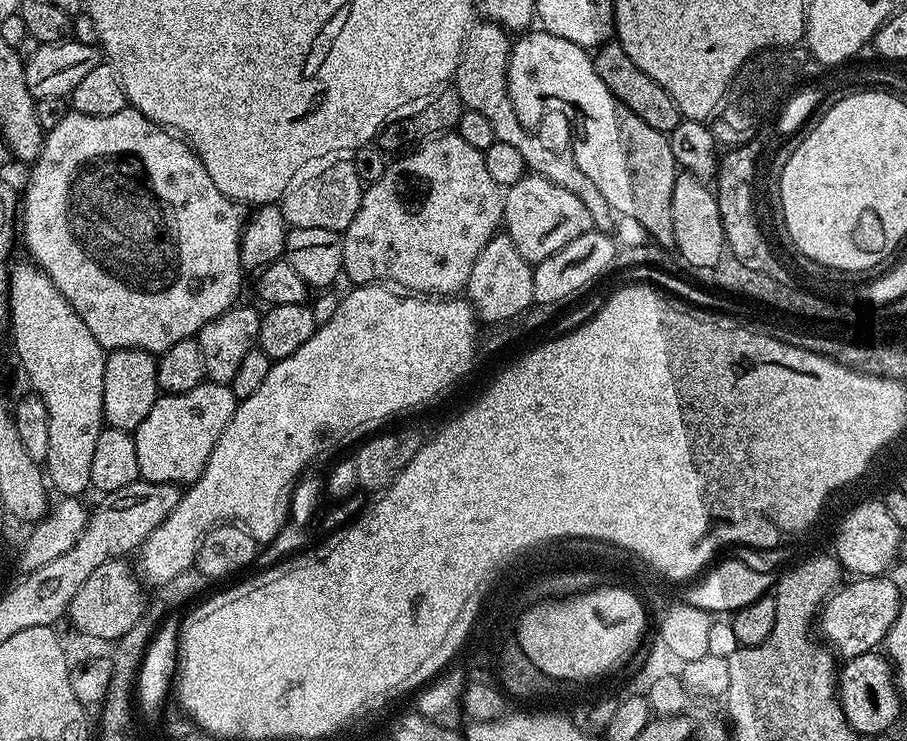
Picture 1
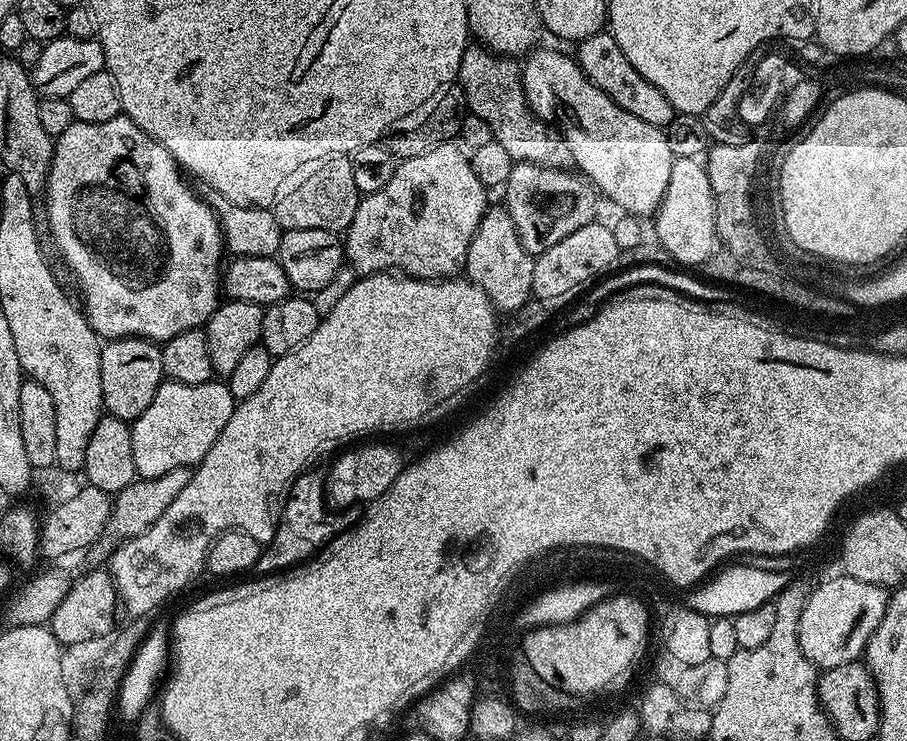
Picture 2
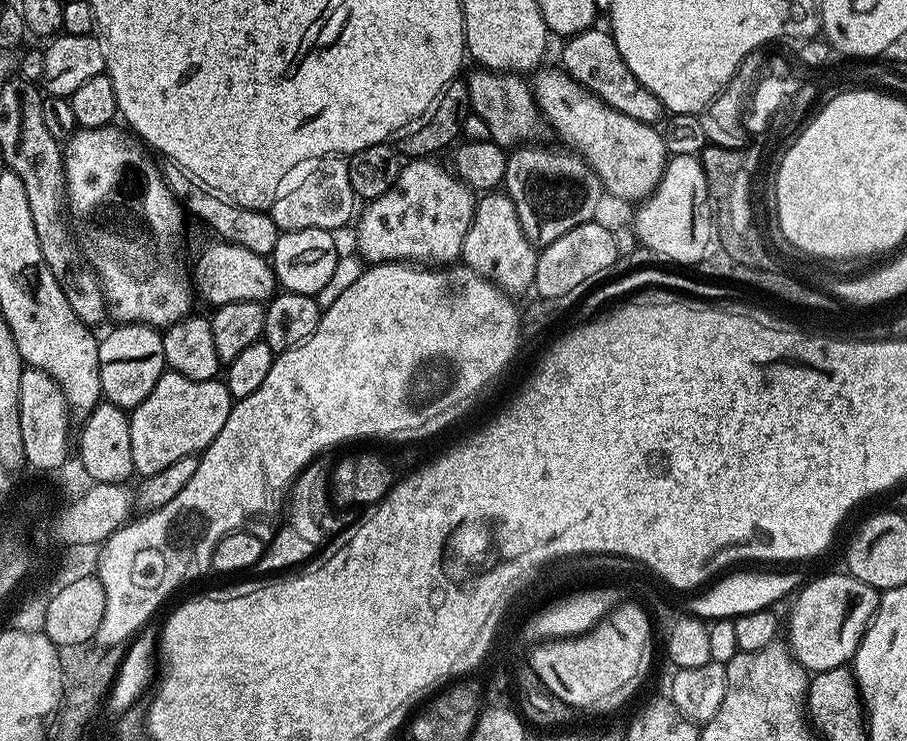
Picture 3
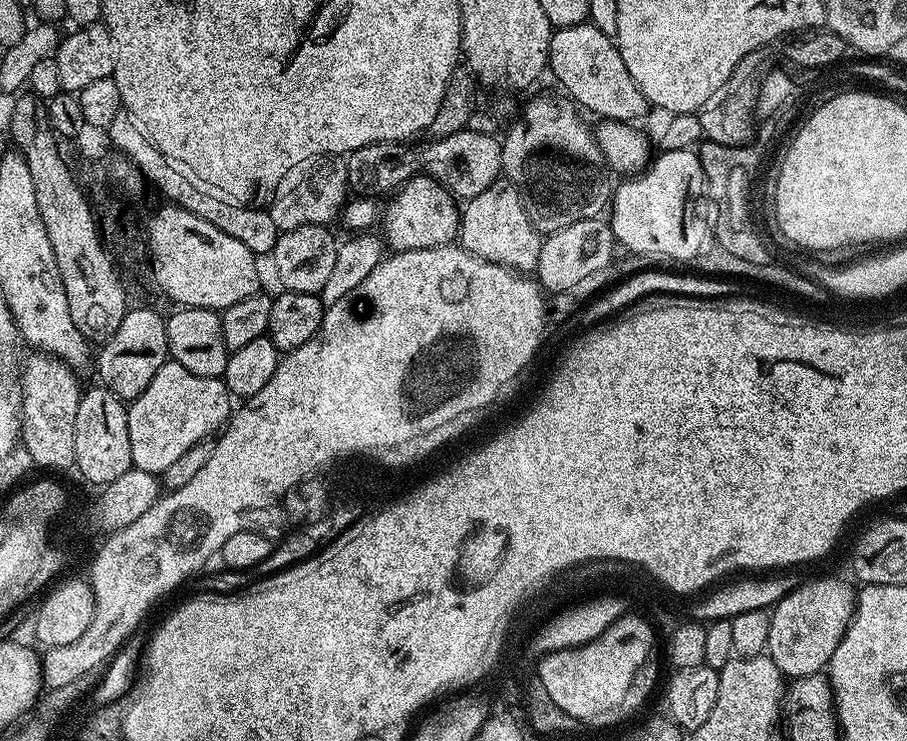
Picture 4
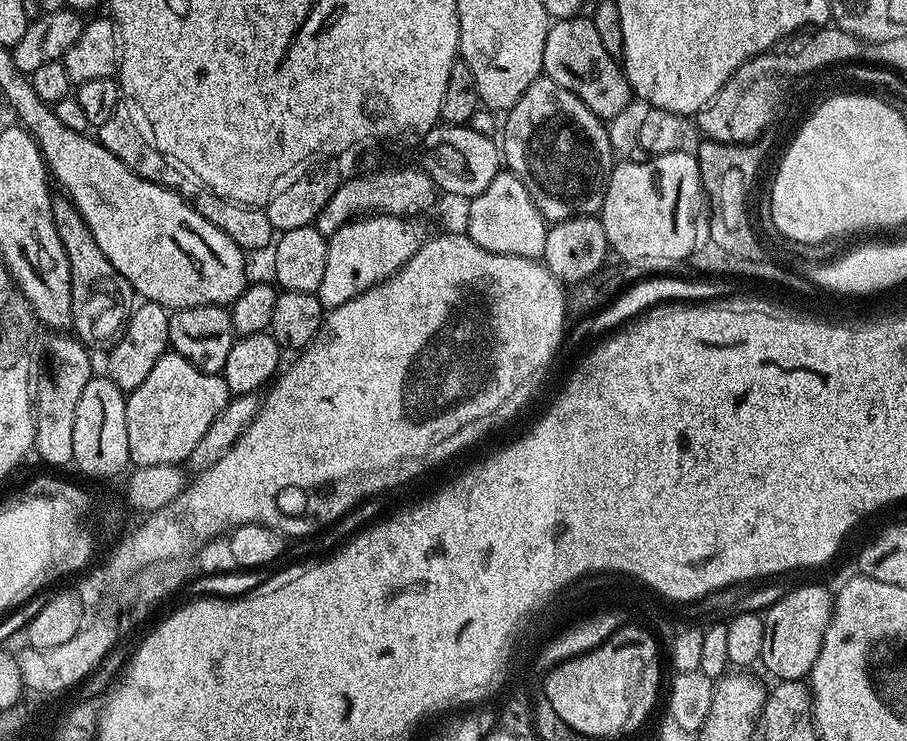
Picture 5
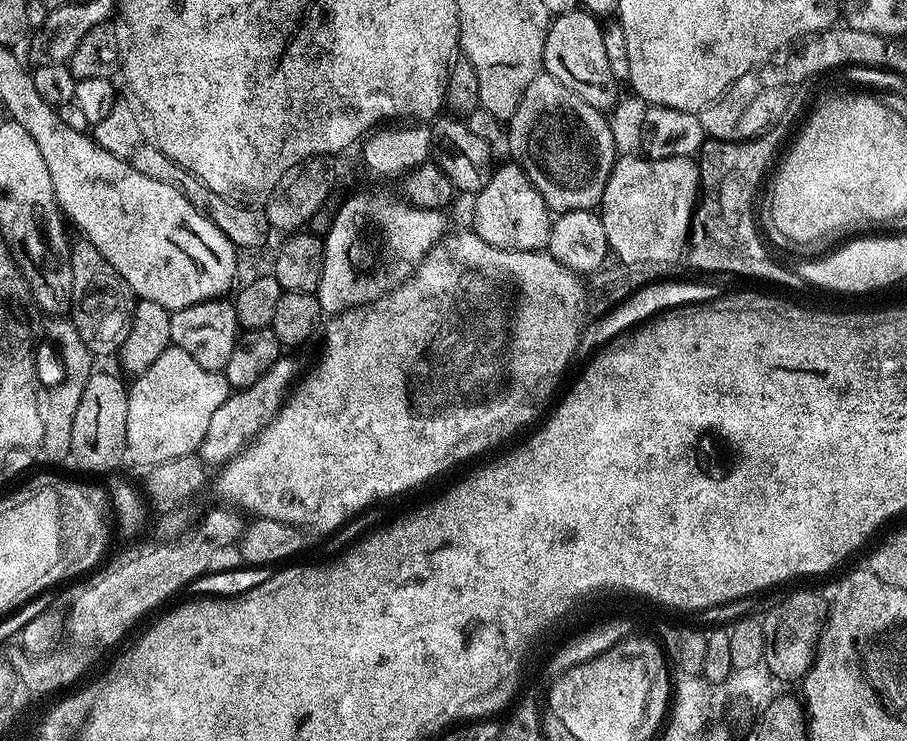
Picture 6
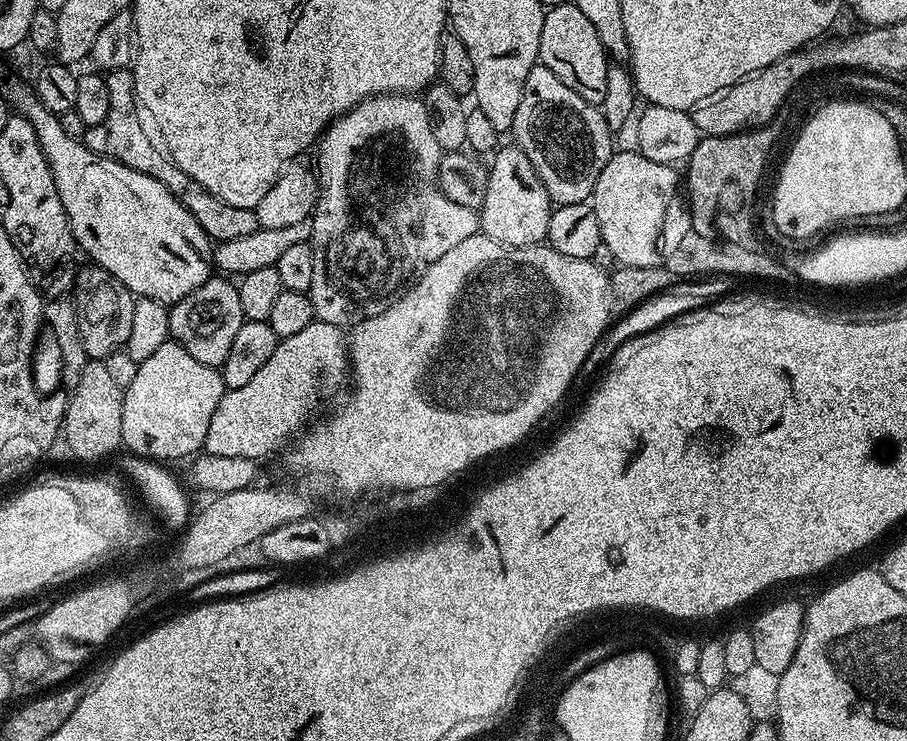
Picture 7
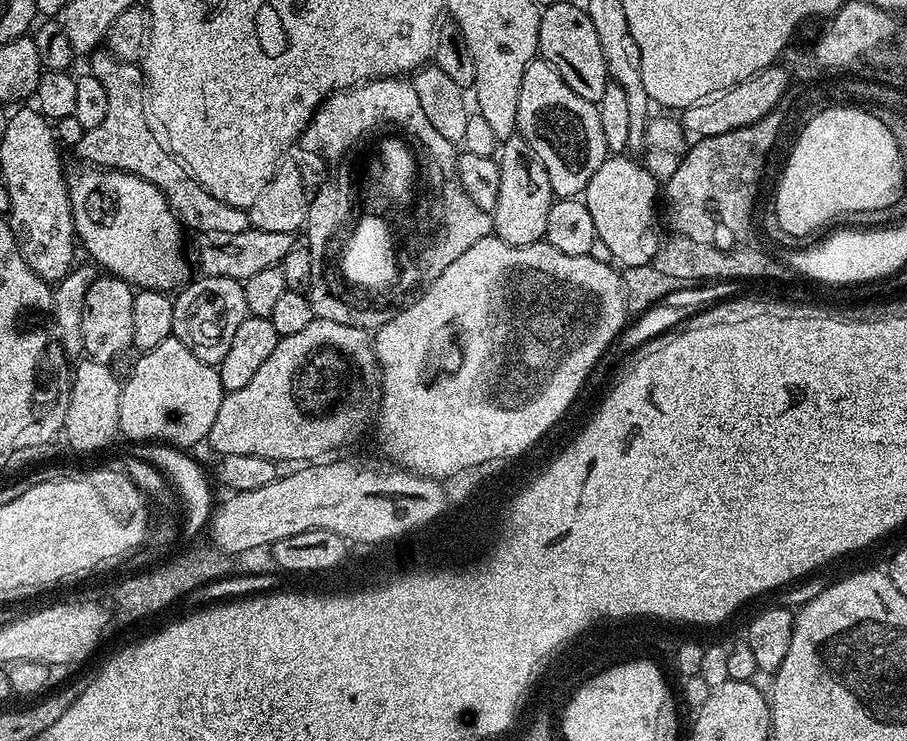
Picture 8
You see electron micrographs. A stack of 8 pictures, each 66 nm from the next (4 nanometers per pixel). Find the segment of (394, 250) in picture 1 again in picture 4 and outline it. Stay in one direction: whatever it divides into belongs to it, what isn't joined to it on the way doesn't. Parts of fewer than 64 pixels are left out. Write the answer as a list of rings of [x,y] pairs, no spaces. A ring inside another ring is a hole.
[[[425,174],[412,176],[399,187],[392,198],[388,209],[384,208],[382,212],[382,224],[384,222],[382,236],[389,249],[405,252],[419,248],[433,248],[453,243],[457,239],[461,209],[452,193],[431,176]]]

